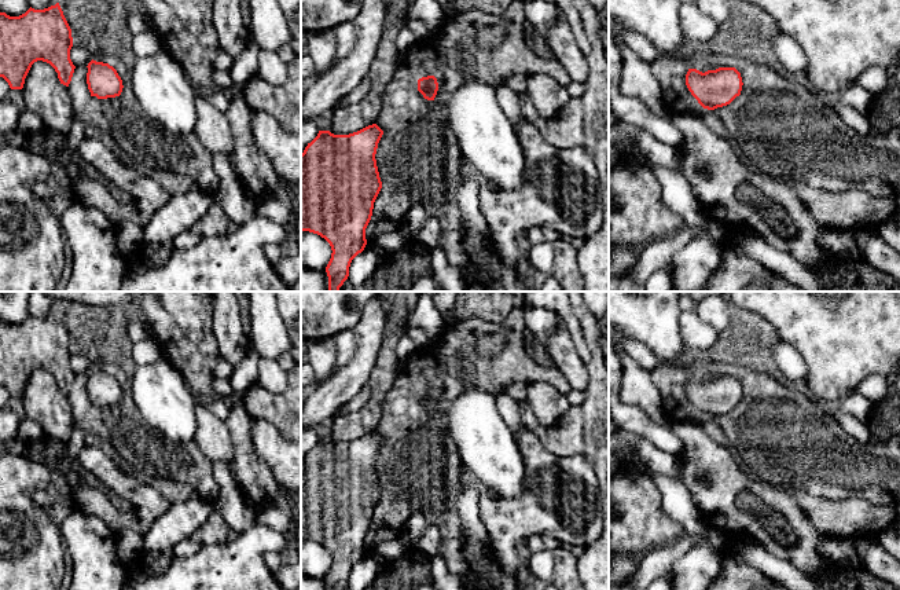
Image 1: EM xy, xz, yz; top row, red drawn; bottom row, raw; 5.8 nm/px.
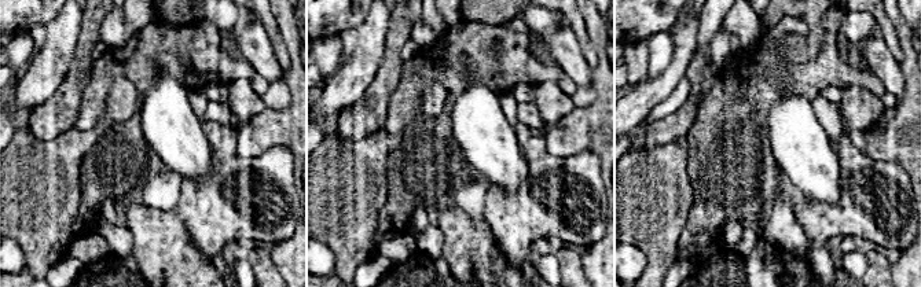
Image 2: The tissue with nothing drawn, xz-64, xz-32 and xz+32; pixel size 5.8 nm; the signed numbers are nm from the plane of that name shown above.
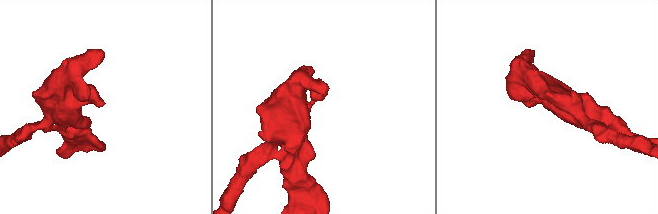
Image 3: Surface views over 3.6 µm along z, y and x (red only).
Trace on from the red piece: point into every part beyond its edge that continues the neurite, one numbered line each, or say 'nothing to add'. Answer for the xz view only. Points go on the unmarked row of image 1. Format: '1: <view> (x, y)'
nothing to add

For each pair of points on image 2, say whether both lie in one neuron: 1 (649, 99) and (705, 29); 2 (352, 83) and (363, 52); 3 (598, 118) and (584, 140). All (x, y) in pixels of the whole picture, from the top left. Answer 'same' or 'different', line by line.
1: different
2: same
3: same

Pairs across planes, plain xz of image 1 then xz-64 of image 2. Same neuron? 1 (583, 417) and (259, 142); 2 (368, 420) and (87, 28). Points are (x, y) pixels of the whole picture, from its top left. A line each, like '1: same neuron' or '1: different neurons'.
1: same neuron
2: same neuron

